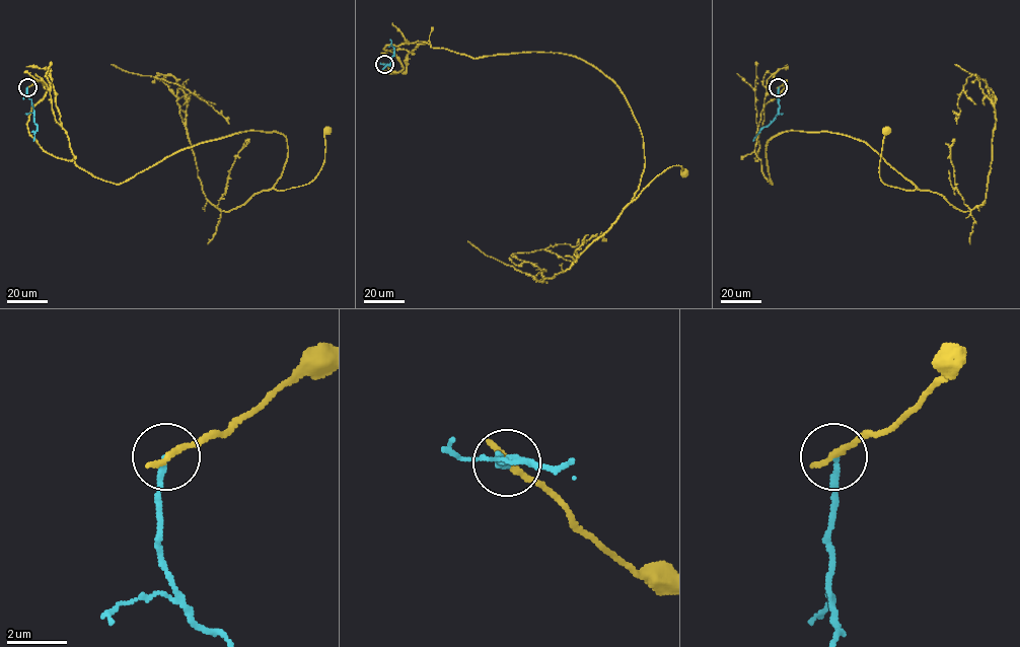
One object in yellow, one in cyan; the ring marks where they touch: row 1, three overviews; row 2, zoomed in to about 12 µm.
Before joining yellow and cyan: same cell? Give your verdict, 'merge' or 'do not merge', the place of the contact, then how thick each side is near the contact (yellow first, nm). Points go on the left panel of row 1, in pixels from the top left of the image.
do not merge; place (27, 87); calibres 240 and 170 nm

